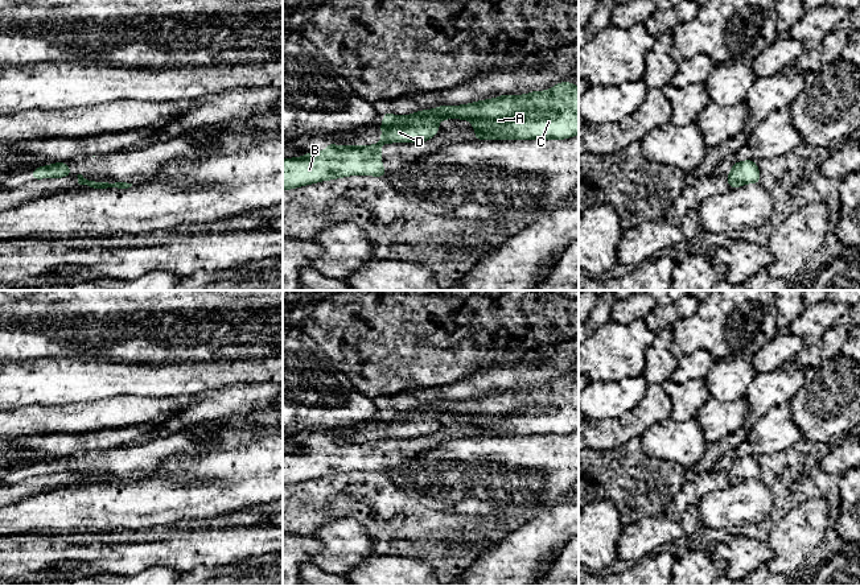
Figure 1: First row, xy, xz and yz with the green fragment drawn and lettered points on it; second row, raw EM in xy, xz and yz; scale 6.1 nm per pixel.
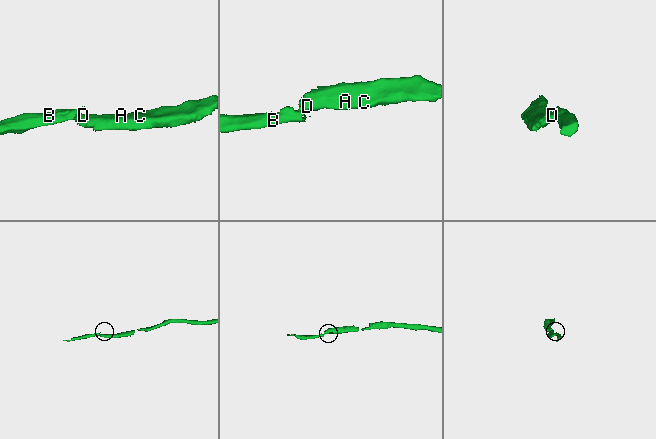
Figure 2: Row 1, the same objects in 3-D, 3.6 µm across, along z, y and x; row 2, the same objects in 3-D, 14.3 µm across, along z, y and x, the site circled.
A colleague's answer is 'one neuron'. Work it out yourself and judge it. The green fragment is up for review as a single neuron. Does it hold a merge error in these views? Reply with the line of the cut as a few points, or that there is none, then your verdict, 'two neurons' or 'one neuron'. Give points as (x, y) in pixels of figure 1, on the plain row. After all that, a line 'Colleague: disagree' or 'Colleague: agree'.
xz (377, 438), (379, 440) | two neurons
Colleague: disagree

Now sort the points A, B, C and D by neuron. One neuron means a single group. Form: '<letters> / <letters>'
A C D / B

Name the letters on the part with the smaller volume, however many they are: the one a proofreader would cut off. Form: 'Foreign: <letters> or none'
Foreign: B

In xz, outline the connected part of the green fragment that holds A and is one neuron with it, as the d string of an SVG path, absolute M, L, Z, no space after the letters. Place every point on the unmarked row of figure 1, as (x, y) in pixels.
M567 376L547 387L501 391L462 401L439 401L407 412L383 408L383 414L379 421L383 430L376 440L427 437L439 428L439 417L445 414L469 416L476 425L473 436L563 436L579 430L579 383Z

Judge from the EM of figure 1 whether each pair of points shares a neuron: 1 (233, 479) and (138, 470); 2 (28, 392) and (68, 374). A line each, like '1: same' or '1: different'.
1: different
2: same

